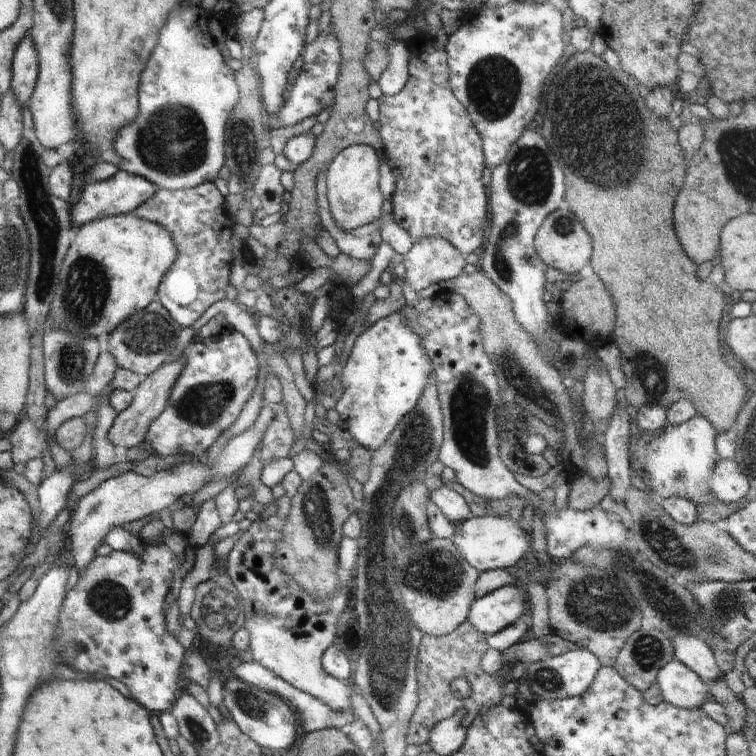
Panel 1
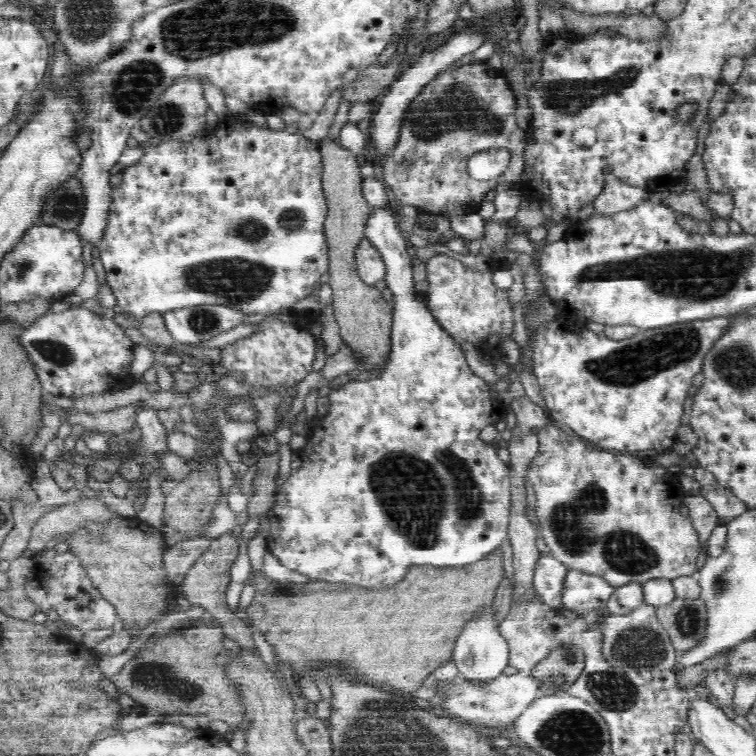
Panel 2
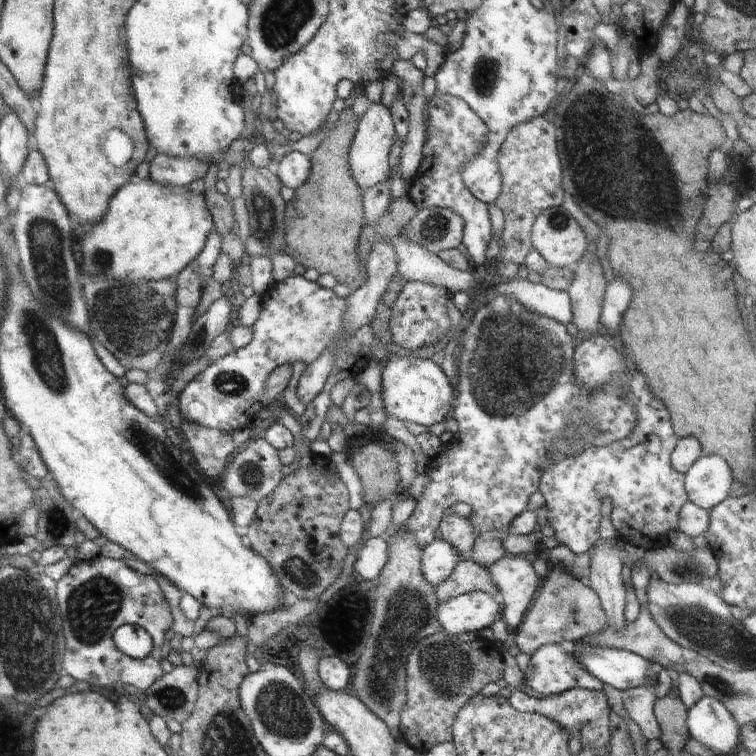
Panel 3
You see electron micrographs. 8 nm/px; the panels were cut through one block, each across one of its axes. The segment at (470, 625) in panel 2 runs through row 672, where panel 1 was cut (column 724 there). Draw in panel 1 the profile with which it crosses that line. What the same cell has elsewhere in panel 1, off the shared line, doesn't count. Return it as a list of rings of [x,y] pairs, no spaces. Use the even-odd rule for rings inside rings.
[[[722,459],[719,461],[711,485],[714,492],[717,492],[720,502],[724,502],[727,508],[746,500],[749,491],[748,479],[742,474],[735,460]]]

